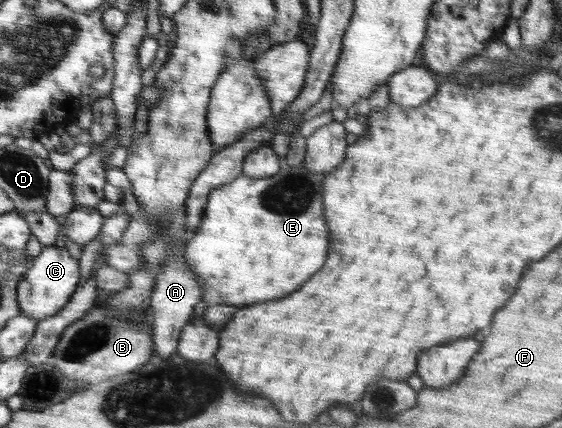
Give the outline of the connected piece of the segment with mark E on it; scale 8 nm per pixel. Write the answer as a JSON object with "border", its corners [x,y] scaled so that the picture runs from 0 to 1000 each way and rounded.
{"border":[[[539,381],[521,388],[500,383],[500,395],[489,409],[473,416],[450,416],[429,404],[411,428],[375,446],[368,474],[365,474],[361,512],[358,512],[351,540],[340,554],[335,554],[336,558],[333,556],[329,577],[329,603],[340,621],[340,631],[347,636],[347,654],[354,659],[356,673],[363,682],[358,706],[365,706],[372,715],[418,713],[432,720],[468,703],[482,703],[482,699],[496,701],[500,694],[514,692],[525,675],[536,673],[553,643],[560,643],[575,624],[575,614],[582,605],[582,591],[585,591],[585,530],[582,530],[578,509],[575,509],[577,411],[577,407],[546,397]]]}

